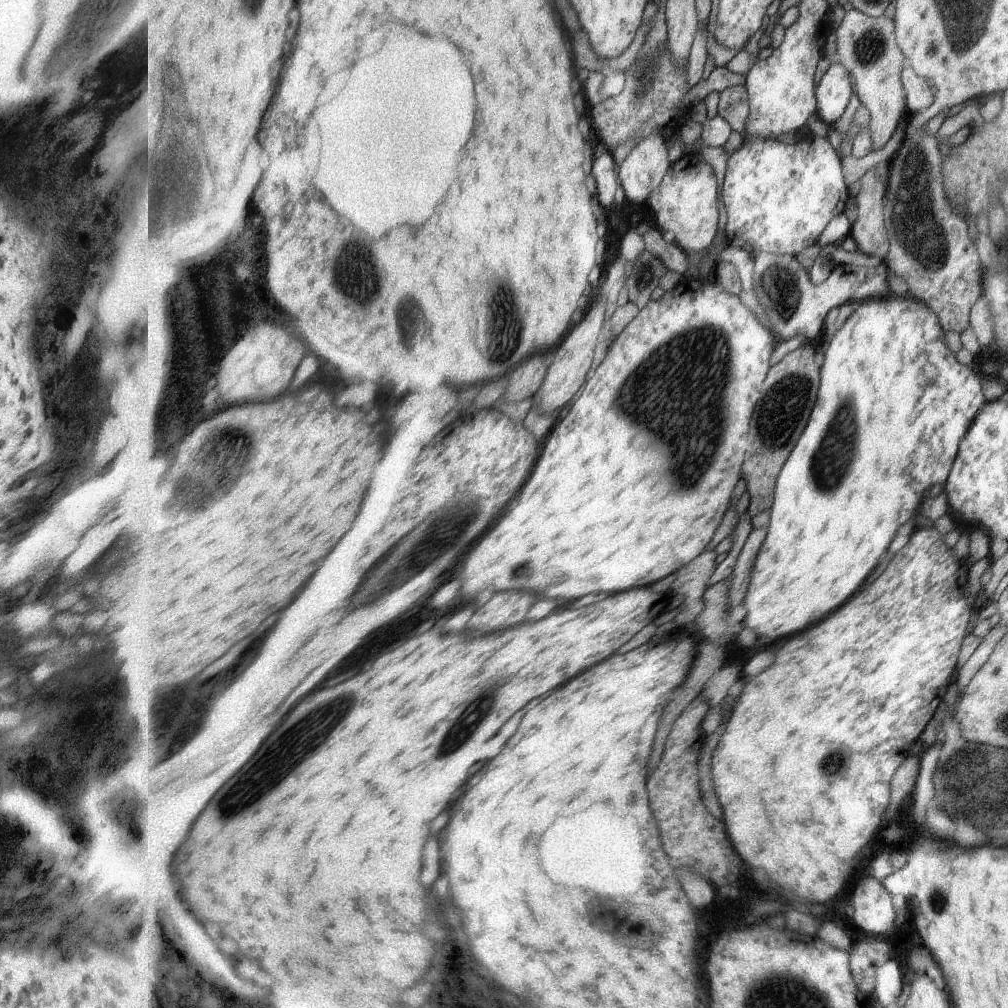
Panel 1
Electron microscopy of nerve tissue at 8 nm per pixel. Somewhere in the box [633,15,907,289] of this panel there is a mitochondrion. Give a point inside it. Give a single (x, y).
(869, 48)

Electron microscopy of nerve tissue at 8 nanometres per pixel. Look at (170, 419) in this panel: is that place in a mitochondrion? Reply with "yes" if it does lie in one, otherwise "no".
no

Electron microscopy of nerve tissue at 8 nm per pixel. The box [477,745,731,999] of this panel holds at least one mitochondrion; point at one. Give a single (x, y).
(618, 928)

